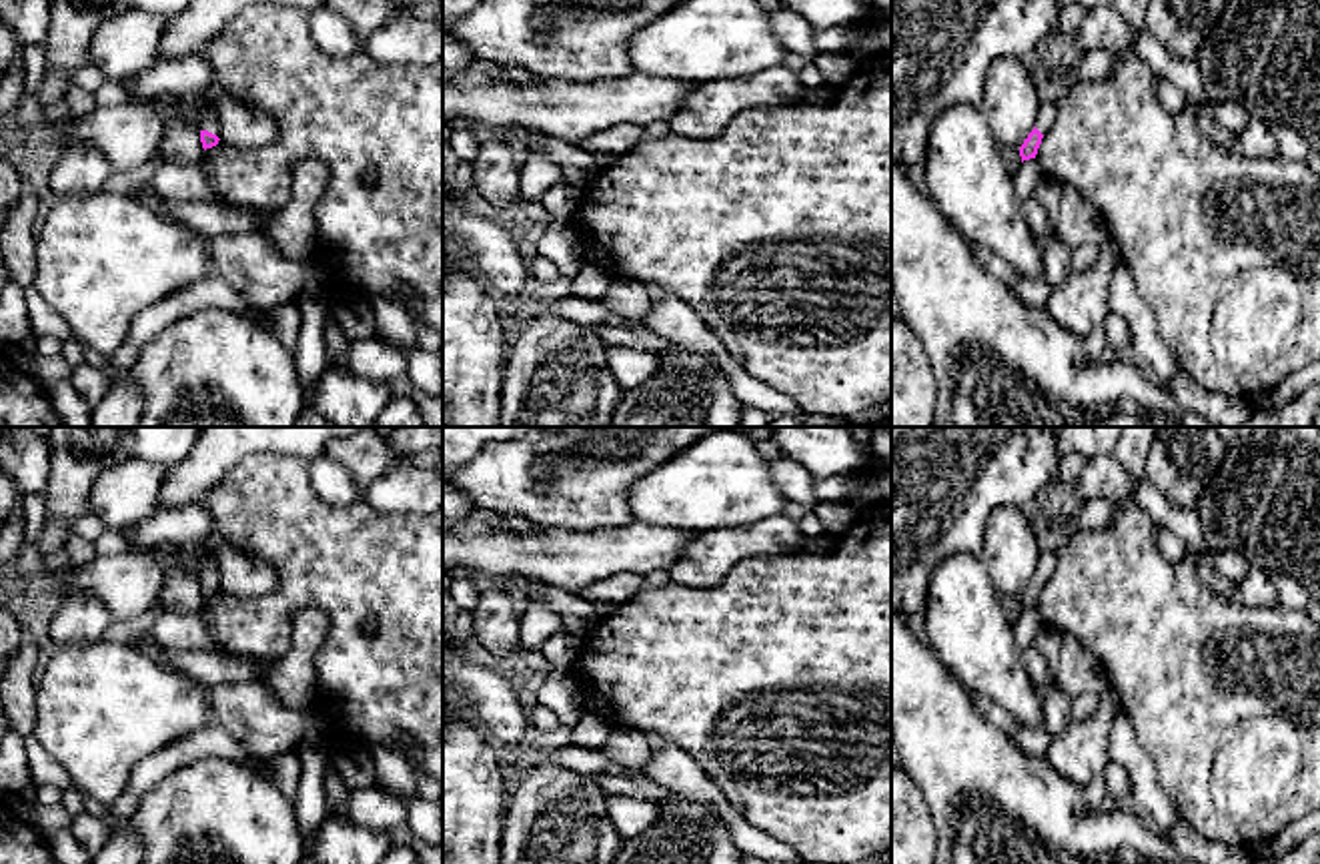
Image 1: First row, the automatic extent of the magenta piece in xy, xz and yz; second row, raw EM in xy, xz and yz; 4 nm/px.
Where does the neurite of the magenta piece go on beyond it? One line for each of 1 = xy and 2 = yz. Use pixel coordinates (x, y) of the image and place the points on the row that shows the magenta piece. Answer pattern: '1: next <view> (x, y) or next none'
1: next none
2: next none

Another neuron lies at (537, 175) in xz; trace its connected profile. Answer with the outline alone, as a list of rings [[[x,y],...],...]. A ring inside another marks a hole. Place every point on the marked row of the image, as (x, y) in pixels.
[[[527,132],[527,156],[521,162],[521,198],[527,202],[539,202],[541,196],[565,182],[563,170],[553,164],[541,150],[539,150],[541,134]]]

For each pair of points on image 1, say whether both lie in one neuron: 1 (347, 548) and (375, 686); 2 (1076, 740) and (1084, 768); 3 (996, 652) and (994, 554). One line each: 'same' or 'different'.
1: same
2: same
3: different

